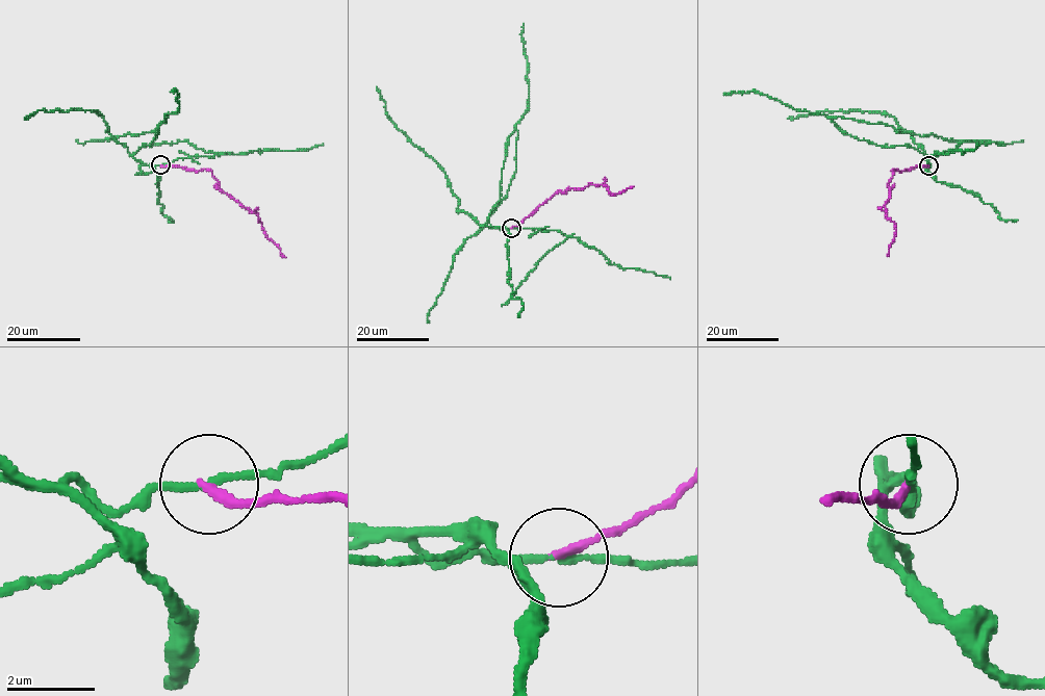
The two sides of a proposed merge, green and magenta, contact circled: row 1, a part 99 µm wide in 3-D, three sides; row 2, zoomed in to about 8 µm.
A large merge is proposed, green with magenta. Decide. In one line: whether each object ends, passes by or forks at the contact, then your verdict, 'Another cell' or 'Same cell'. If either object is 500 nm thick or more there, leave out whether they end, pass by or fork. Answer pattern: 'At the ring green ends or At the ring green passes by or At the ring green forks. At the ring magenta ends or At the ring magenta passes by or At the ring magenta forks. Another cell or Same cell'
At the ring green passes by. At the ring magenta ends. Another cell

